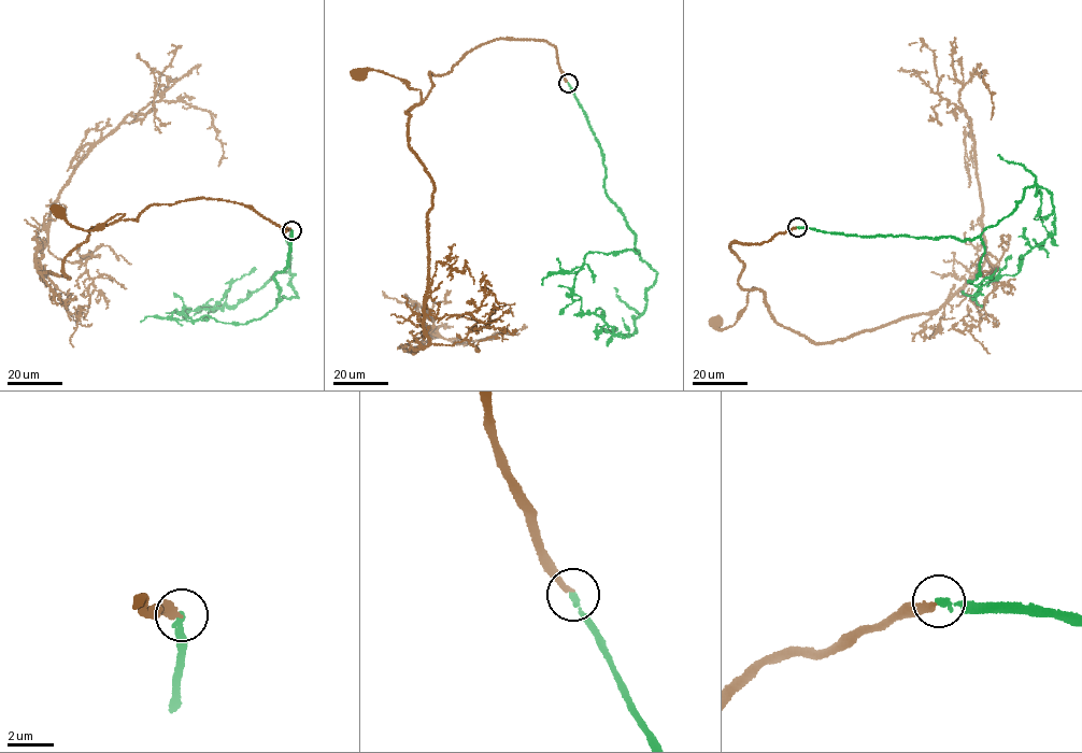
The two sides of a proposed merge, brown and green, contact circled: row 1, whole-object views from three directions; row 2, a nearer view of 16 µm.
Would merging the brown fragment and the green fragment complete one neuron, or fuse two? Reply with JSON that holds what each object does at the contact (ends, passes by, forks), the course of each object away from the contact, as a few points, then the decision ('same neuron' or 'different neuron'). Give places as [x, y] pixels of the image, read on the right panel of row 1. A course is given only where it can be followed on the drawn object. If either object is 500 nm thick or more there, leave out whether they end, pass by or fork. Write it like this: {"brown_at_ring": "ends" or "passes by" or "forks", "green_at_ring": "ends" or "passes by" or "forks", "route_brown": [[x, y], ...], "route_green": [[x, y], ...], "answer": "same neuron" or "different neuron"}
{"brown_at_ring": "ends", "green_at_ring": "ends", "route_brown": [[797, 227], [729, 244], [743, 264], [739, 285], [763, 290], [749, 289], [734, 325], [715, 323]], "route_green": [[797, 227], [972, 240], [1008, 216], [1026, 187], [1044, 188], [1054, 233], [1022, 256], [1015, 274], [998, 276]], "answer": "same neuron"}

